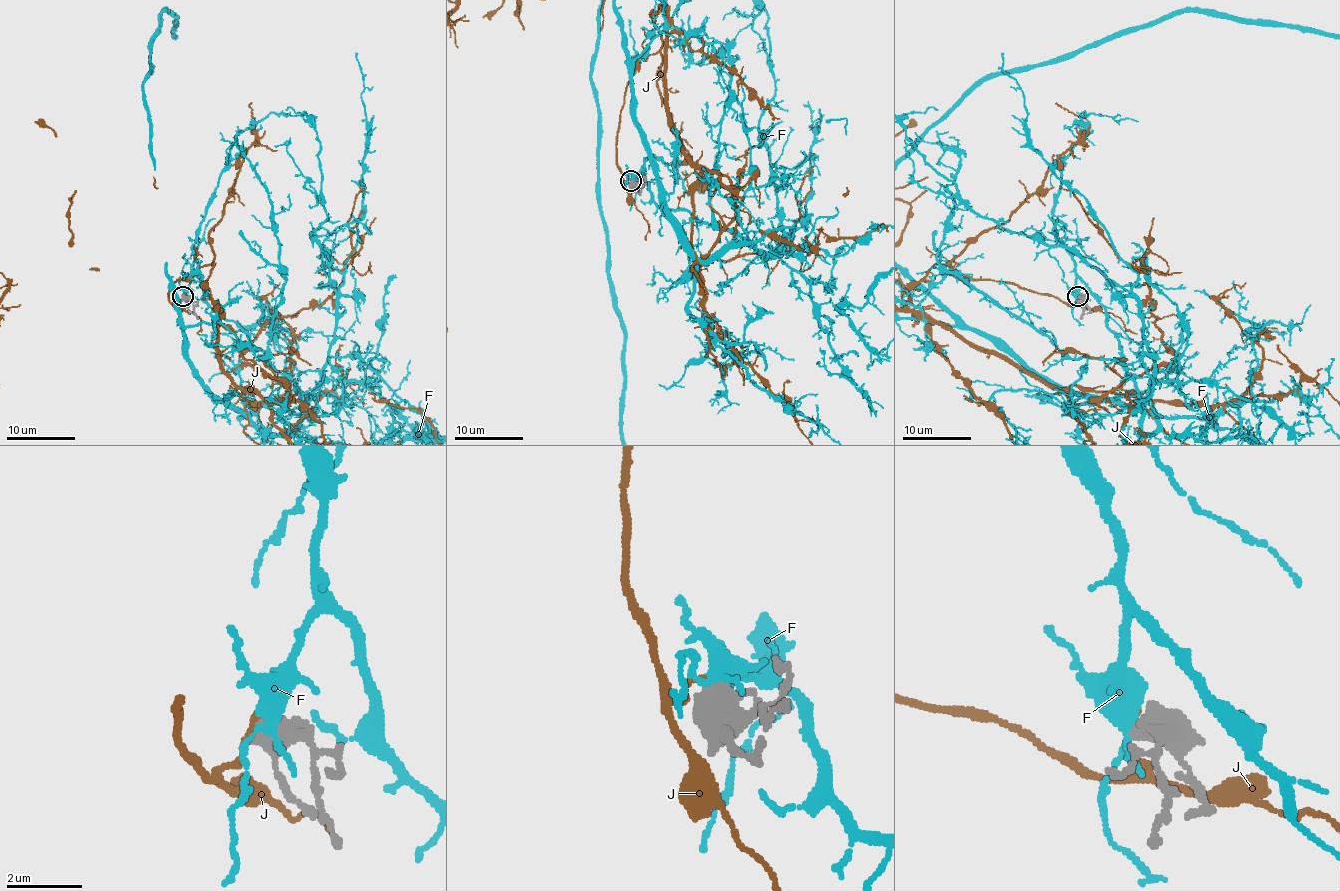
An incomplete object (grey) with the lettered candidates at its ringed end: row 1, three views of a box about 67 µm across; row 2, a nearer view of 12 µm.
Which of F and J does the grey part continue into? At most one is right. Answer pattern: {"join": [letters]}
{"join": []}

